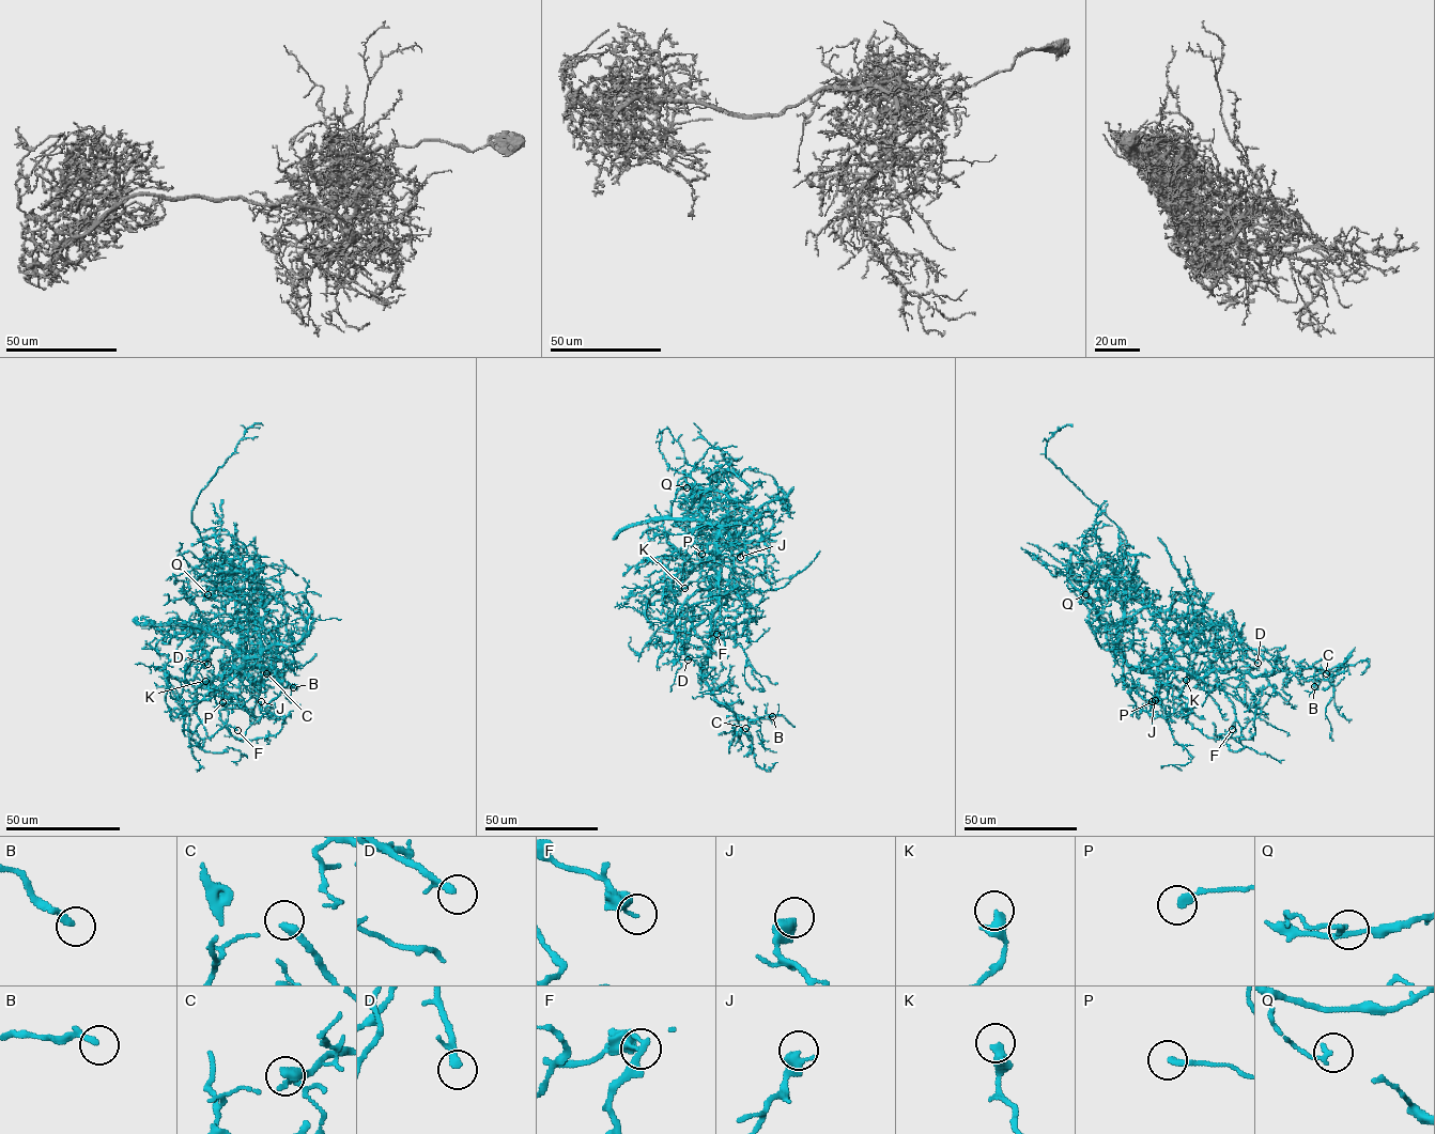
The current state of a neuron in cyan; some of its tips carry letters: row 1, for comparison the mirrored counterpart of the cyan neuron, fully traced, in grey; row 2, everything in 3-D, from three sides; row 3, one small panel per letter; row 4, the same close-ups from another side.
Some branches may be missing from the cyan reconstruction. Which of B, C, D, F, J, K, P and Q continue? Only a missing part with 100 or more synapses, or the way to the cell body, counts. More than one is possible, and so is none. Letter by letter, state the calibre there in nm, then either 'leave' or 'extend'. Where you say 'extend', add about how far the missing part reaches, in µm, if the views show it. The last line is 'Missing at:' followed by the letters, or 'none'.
B: 240 nm thick; leave
C: 260 nm thick; leave
D: 190 nm thick; leave
F: 200 nm thick; leave
J: 500 nm thick; leave
K: 440 nm thick; leave
P: 240 nm thick; leave
Q: 200 nm thick; leave
Missing at: none

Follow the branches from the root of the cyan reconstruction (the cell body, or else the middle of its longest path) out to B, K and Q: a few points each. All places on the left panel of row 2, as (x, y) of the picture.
B: (258, 654), (245, 661), (240, 678), (232, 670), (227, 678), (224, 674), (242, 668), (269, 668), (293, 687)
K: (258, 654), (251, 655), (241, 671), (230, 669), (224, 673), (218, 696), (207, 687), (205, 681)
Q: (258, 654), (274, 642), (261, 620), (230, 595), (217, 589), (202, 590), (207, 594)

